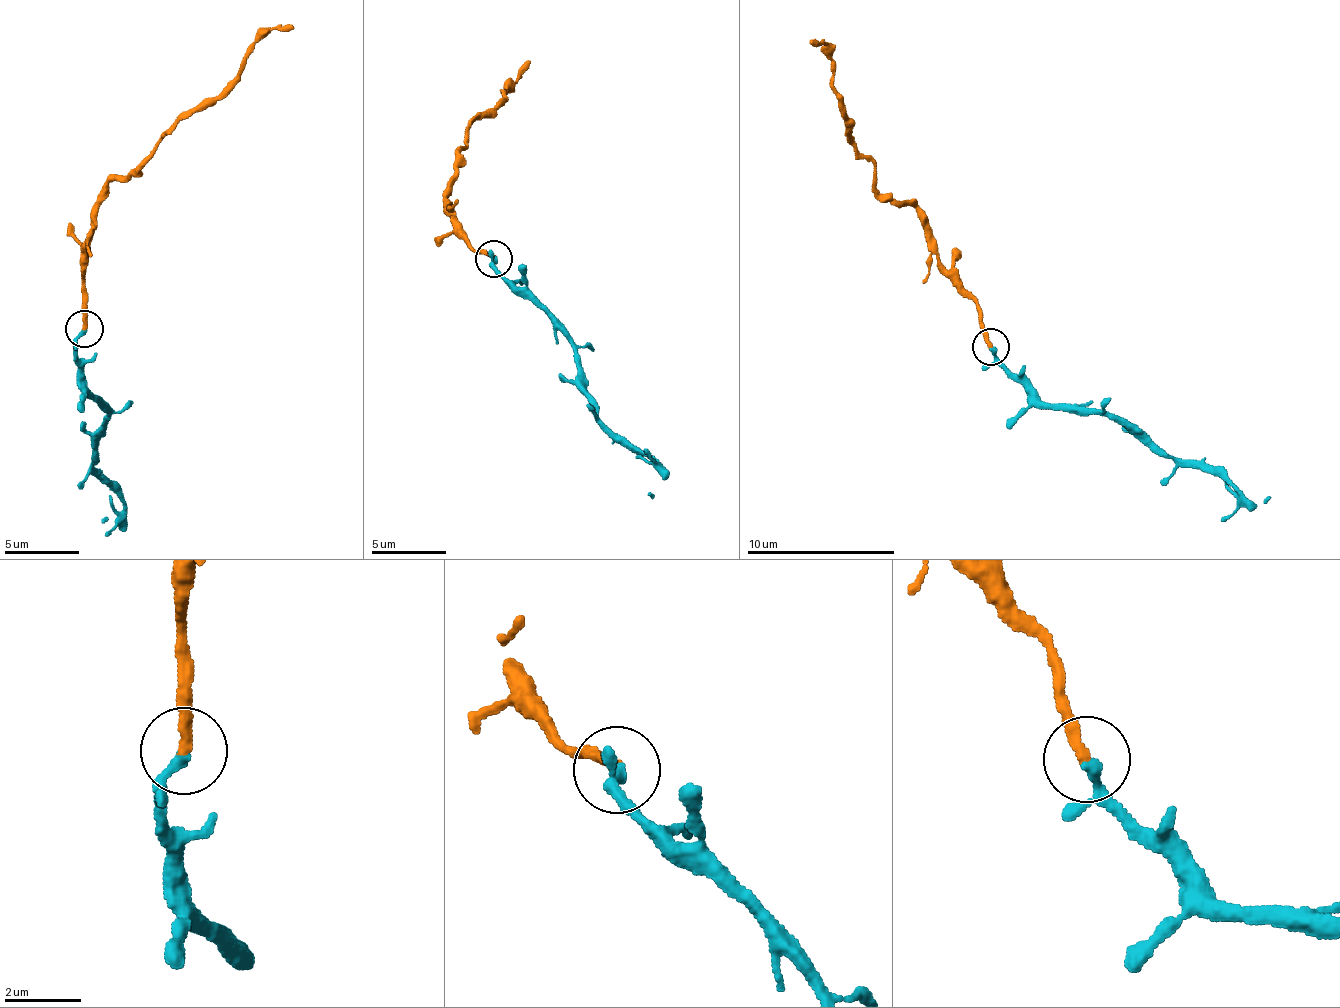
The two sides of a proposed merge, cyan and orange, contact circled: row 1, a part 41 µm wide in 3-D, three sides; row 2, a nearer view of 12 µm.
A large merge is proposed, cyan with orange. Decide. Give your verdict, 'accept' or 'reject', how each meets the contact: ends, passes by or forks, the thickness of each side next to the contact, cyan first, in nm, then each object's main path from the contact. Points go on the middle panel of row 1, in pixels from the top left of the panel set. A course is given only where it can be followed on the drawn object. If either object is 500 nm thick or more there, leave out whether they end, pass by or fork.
accept | cyan passes by | orange ends | 220/300 nm | cyan via (495, 257), (501, 276), (534, 299), (574, 351), (579, 389), (599, 420), (660, 471), (655, 494), (650, 493) | orange via (495, 257), (478, 255), (442, 202), (451, 190), (456, 154), (468, 144), (466, 134), (531, 61)

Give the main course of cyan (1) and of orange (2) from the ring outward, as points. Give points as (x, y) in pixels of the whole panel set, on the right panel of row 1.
1: (990, 347), (1010, 378), (1043, 402), (1143, 431), (1179, 457), (1198, 459), (1247, 501), (1265, 504)
2: (990, 347), (982, 307), (941, 262), (911, 203), (878, 193), (835, 68), (821, 43), (812, 44)

